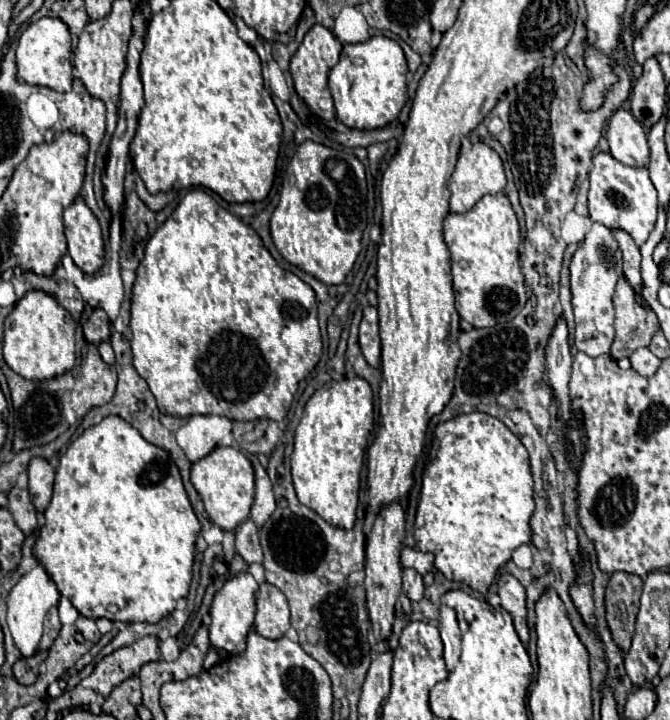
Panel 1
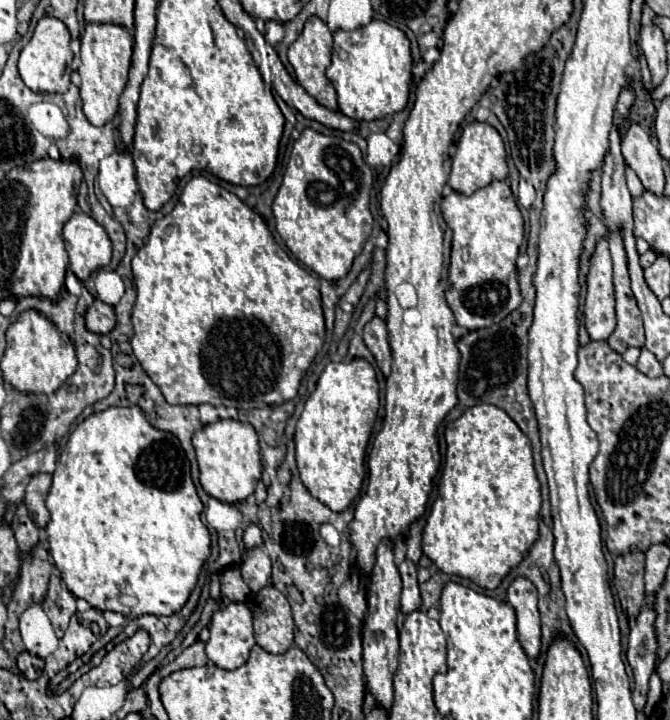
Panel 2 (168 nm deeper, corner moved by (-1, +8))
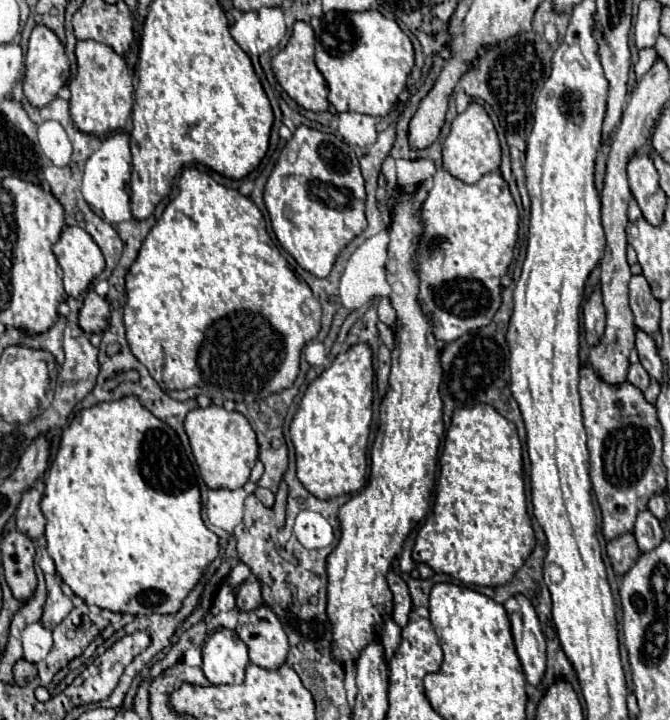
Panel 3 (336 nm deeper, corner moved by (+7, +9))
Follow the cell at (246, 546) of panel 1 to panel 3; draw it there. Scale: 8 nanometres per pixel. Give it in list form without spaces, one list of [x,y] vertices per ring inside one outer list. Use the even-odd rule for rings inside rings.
[[[248,579],[246,583],[242,583],[240,589],[236,591],[236,609],[240,613],[252,613],[260,603],[262,603],[260,583],[254,579]]]

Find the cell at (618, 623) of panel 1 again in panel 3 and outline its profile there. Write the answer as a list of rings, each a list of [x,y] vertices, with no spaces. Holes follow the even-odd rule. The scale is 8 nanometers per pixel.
[[[624,533],[624,535],[608,541],[606,551],[608,551],[608,557],[612,561],[616,575],[624,575],[636,563],[636,559],[640,555],[634,533]]]

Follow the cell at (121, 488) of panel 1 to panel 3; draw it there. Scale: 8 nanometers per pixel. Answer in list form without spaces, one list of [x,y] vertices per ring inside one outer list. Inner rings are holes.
[[[126,395],[118,401],[106,401],[98,403],[94,407],[82,409],[74,415],[72,423],[64,429],[60,449],[56,453],[56,459],[52,467],[48,469],[46,477],[46,489],[42,495],[42,513],[46,517],[46,541],[48,541],[48,555],[56,563],[56,571],[62,577],[62,581],[74,591],[74,595],[82,597],[86,605],[96,605],[100,609],[118,611],[118,613],[130,613],[130,615],[152,615],[152,613],[176,613],[182,607],[182,601],[186,595],[196,587],[202,573],[208,569],[208,565],[218,557],[220,541],[218,535],[212,533],[202,519],[202,503],[200,503],[200,487],[196,483],[196,475],[192,469],[192,463],[188,459],[188,475],[186,475],[186,451],[180,443],[180,437],[172,427],[168,427],[164,421],[156,419],[136,395]]]

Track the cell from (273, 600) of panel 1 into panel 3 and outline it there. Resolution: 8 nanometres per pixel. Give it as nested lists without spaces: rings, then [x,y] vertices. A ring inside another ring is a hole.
[[[260,605],[252,613],[240,613],[236,635],[246,643],[252,665],[274,671],[286,663],[286,633],[276,615],[266,605]]]

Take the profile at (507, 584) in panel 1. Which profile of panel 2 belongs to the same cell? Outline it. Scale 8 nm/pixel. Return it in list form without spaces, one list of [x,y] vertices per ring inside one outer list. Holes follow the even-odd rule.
[[[518,576],[508,586],[508,602],[516,610],[518,618],[518,640],[528,656],[540,654],[540,616],[536,608],[536,588],[534,584]]]

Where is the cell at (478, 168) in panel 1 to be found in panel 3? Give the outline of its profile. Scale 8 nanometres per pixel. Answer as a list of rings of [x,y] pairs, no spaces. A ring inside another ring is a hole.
[[[470,103],[468,109],[460,115],[456,115],[456,119],[452,121],[450,127],[450,135],[446,137],[444,145],[442,145],[442,157],[444,157],[444,167],[458,177],[464,183],[476,183],[482,175],[492,173],[500,167],[500,141],[498,141],[498,133],[494,129],[492,119],[488,117],[488,113],[484,111],[482,105],[478,103]]]

